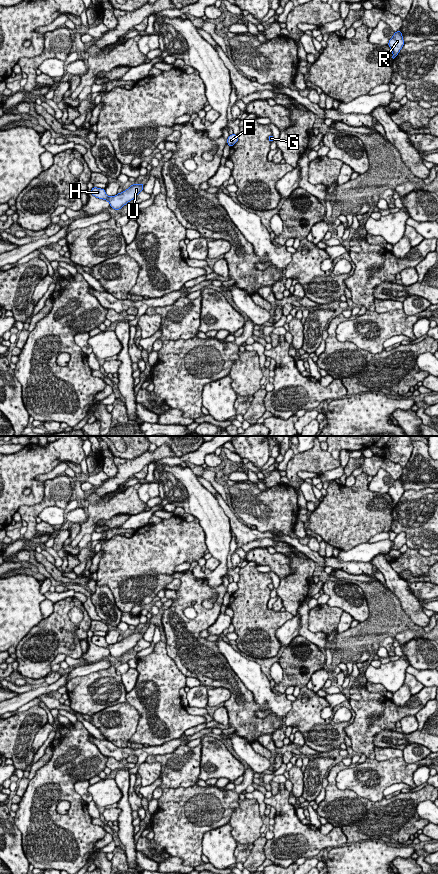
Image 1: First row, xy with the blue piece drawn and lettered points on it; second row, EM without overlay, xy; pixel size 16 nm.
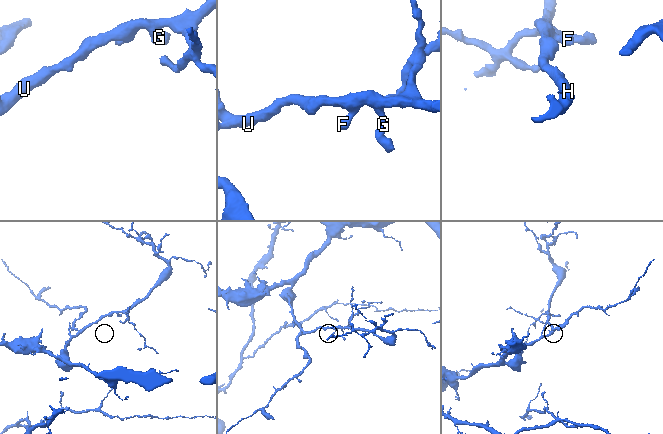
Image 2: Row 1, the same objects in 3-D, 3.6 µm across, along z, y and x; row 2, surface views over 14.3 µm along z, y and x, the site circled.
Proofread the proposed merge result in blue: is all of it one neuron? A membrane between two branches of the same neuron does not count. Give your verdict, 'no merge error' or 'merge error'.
no merge error

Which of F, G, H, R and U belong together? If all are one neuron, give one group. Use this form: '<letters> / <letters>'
F G H R U

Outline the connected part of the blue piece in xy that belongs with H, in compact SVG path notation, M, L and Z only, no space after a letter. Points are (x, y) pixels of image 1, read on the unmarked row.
M143 631L142 632L133 632L125 639L118 641L115 644L108 644L105 640L105 637L93 635L91 637L91 641L93 644L99 647L103 647L109 650L111 656L115 658L121 657L124 653L126 653L131 648L134 648L134 646L143 639Z

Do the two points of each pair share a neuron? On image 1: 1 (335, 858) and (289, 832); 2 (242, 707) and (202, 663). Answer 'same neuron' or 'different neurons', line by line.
1: different neurons
2: same neuron

